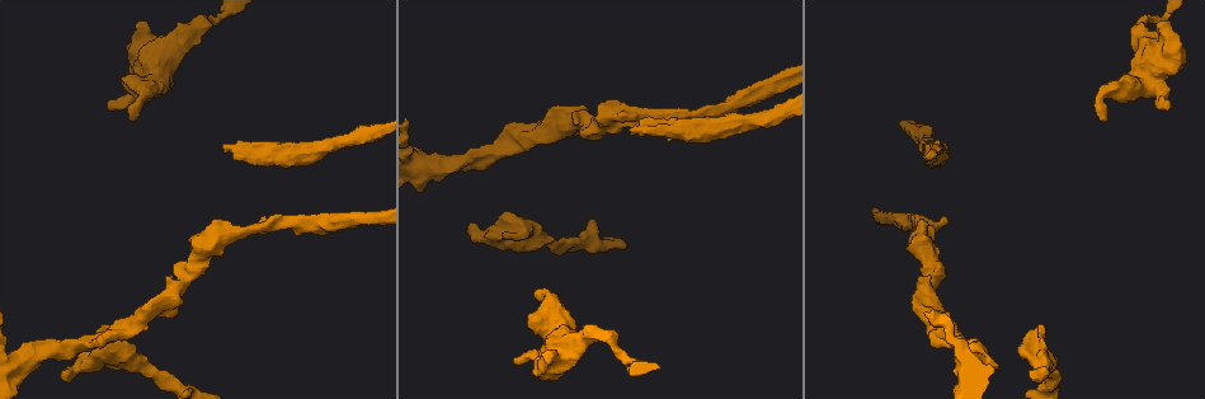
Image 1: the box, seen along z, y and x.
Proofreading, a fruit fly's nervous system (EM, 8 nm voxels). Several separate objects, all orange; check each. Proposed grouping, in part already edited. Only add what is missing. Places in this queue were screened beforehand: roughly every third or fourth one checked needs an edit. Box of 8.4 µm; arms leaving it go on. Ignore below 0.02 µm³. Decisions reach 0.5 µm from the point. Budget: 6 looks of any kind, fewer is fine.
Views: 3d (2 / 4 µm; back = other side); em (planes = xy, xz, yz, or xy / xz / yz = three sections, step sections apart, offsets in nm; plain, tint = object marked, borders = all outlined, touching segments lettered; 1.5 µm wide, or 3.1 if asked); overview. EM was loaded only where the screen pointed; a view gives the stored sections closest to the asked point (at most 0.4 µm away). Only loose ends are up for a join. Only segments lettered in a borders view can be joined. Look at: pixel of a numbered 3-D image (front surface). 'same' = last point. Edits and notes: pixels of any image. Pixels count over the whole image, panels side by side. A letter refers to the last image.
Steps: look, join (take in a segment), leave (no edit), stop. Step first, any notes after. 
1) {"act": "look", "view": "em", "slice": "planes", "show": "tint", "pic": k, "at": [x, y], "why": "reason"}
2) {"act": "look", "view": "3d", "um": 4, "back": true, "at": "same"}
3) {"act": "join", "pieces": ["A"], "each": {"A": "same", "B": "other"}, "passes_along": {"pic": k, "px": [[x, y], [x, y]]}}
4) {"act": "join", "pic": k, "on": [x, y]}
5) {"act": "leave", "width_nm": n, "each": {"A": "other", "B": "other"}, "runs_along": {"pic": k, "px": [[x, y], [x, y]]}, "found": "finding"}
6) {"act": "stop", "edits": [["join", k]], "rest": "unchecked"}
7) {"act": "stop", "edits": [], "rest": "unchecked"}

{"act": "look", "view": "em", "slice": "planes", "show": "borders", "pic": 1, "at": [670, 139], "why": "an open end"}

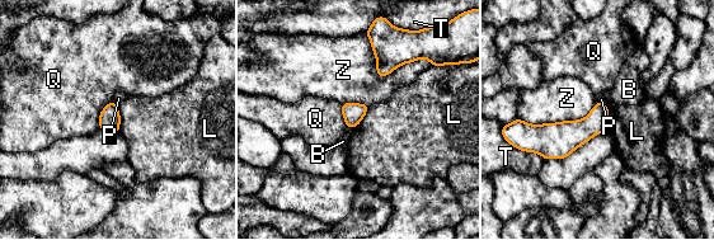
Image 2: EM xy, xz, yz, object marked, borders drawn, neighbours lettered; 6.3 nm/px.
{"act": "leave", "each": {"B": "other", "L": "other", "P": "other", "Q": "other", "T": "other", "Z": "other"}, "border": {"pic": 2, "px": [[117, 104], [120, 132]]}, "found": "none of them fits"}

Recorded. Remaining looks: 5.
{"act": "look", "view": "em", "slice": "planes", "show": "tint", "pic": 1, "at": [632, 129], "why": "free end"}

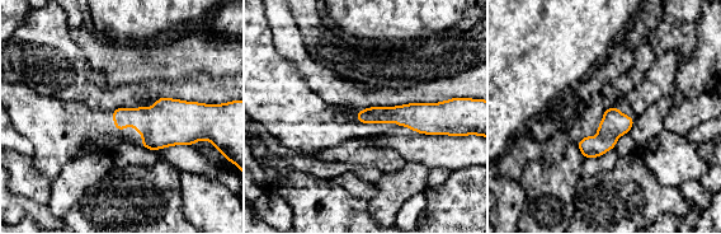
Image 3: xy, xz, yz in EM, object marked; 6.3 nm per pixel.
{"act": "look", "view": "em", "slice": "planes", "show": "borders", "at": "same", "why": "what lies round it"}

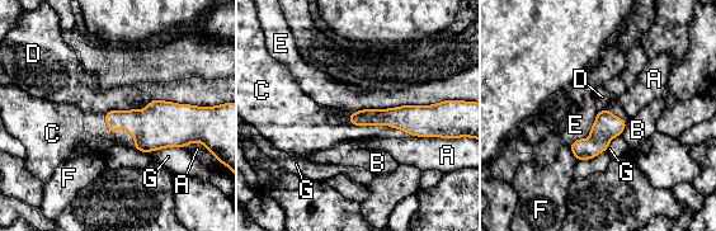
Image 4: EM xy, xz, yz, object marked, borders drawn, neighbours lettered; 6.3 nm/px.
{"act": "join", "pieces": ["C"], "each": {"A": "other", "B": "other", "C": "same", "D": "other", "E": "other", "F": "other", "G": "other"}, "passes_along": {"pic": 4, "px": [[405, 117], [367, 125], [329, 135]]}, "found": "the cell continues"}

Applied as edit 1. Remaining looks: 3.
{"act": "look", "view": "3d", "um": 2, "back": true, "pic": 1, "at": [518, 364], "why": "an open end"}

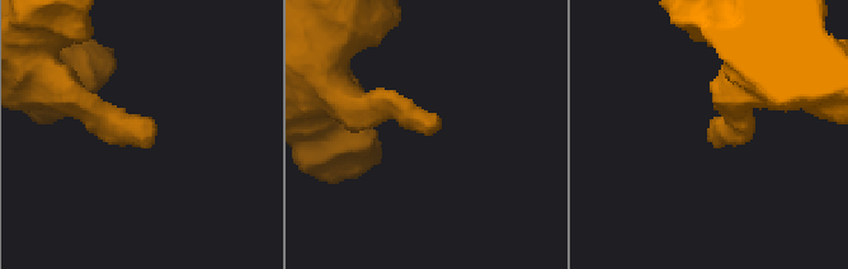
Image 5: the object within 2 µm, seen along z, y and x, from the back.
{"act": "look", "view": "em", "slice": "planes", "show": "borders", "pic": 5, "at": [433, 131], "why": "need the tissue"}

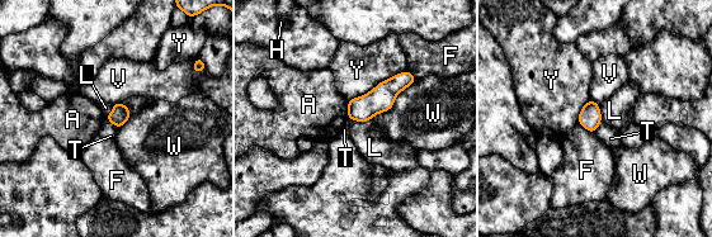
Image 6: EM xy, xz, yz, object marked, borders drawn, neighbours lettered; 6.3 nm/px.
{"act": "leave", "each": {"A": "other", "F": "other", "H": "other", "L": "other", "T": "other", "V": "other", "W": "other", "Y": "other"}, "runs_along": {"pic": 6, "px": [[411, 79], [350, 114]]}, "found": "no lettered segment goes on from it"}

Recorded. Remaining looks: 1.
{"act": "stop", "edits": [["join", 4]], "rest": "unchecked"}

